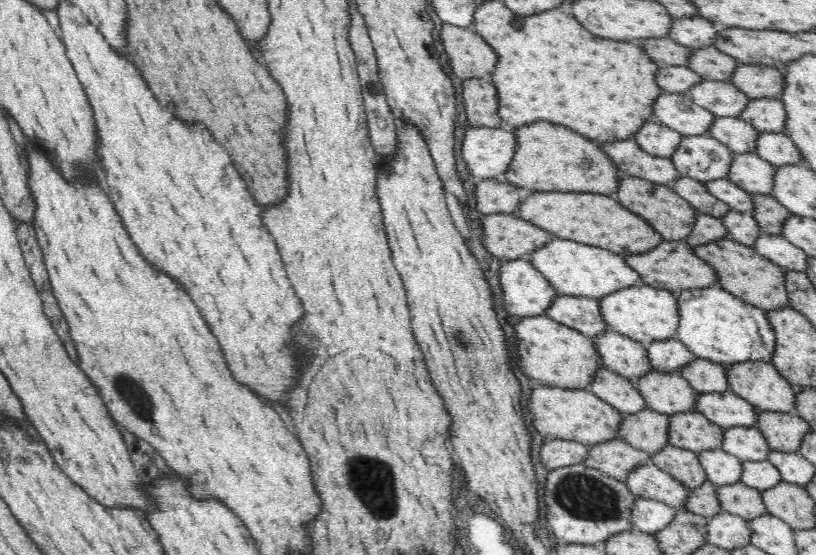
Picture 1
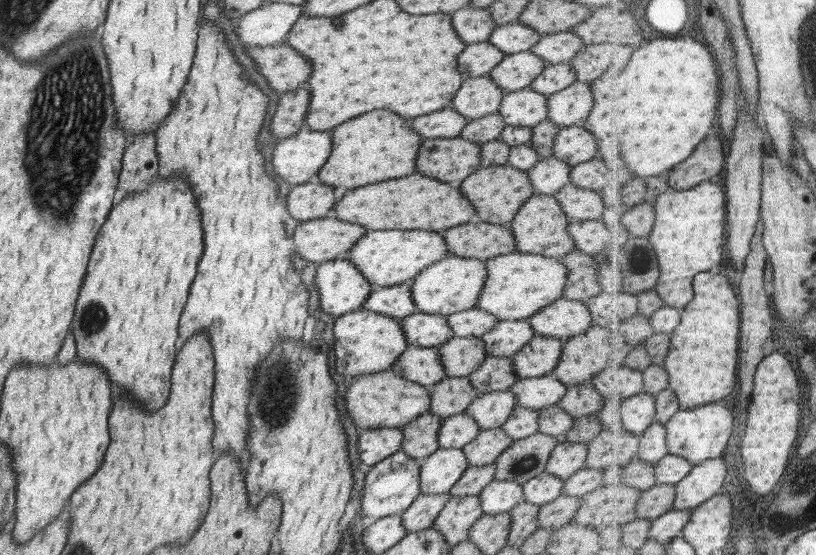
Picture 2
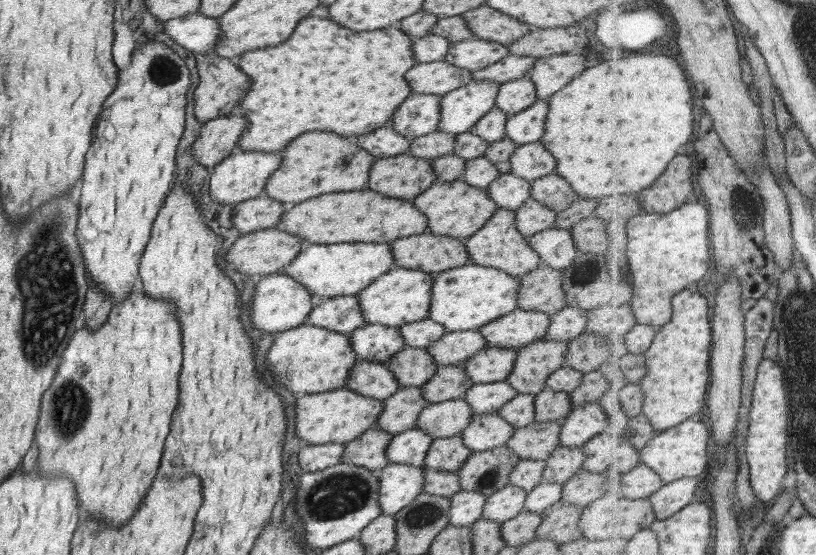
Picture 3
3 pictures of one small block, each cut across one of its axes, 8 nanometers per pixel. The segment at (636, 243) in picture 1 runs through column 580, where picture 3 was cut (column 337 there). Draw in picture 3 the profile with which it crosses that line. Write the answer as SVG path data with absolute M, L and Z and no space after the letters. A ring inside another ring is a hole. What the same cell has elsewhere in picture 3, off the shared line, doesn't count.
M367 188L341 194L323 194L290 205L278 222L285 232L298 236L308 245L339 242L389 243L396 238L427 232L426 216L412 205L411 200L389 198Z

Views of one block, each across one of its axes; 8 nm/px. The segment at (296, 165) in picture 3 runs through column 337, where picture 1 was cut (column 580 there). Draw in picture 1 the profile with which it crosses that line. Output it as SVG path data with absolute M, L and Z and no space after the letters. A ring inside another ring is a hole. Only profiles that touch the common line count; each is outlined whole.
M545 120L529 122L529 124L513 128L512 131L515 136L515 150L510 164L504 174L501 175L501 179L506 183L516 187L522 186L522 188L539 193L594 192L594 194L614 195L620 170L614 166L614 163L601 148L596 148L594 144L590 144L589 139L582 138L580 134L576 134L564 126L556 126L556 124Z

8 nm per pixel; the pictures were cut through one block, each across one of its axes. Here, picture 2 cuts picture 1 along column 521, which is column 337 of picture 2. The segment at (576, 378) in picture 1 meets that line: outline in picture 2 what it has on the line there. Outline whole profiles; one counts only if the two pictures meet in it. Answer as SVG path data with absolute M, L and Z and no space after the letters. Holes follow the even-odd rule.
M359 308L335 317L332 327L335 373L361 376L390 370L399 354L408 346L399 320Z

